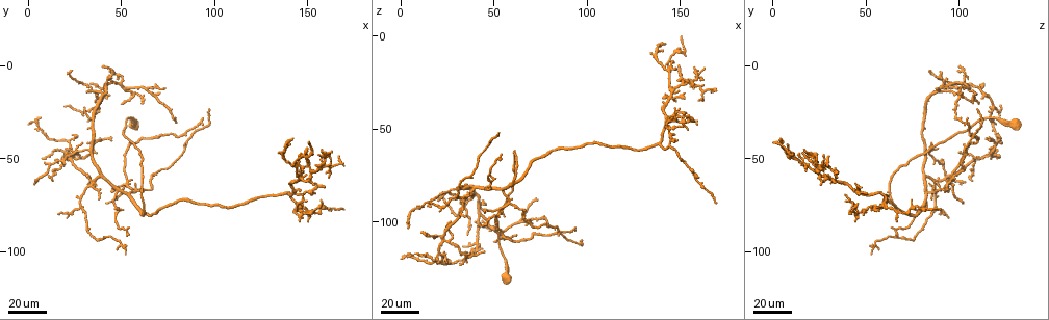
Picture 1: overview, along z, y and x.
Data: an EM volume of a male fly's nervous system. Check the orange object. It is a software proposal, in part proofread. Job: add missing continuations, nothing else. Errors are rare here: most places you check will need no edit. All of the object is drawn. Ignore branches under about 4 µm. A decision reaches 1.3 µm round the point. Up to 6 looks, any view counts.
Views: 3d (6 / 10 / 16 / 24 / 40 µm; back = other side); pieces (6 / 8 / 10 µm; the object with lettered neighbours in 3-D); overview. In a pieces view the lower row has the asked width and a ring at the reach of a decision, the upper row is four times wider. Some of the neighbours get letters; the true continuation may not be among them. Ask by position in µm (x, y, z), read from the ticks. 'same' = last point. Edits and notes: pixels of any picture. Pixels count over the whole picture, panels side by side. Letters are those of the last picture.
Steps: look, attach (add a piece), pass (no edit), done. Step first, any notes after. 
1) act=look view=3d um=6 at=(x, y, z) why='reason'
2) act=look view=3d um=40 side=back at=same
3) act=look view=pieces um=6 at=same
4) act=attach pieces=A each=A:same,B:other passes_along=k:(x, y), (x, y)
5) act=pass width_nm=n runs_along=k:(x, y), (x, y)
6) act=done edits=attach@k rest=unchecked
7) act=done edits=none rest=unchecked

act=look view=3d um=24 at=(17, 81, 89) why='branch stops here'

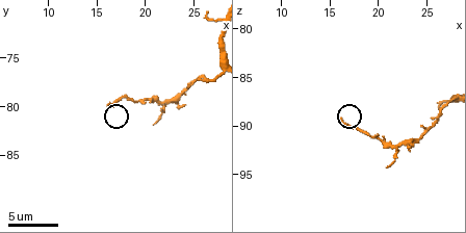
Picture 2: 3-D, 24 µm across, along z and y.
act=look view=pieces um=6 at=(16.2, 79.8, 89.2) why='what lies round it'

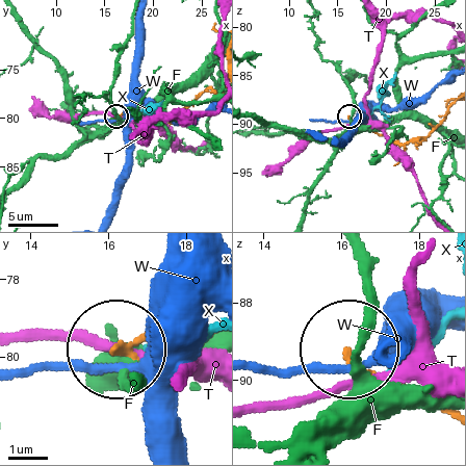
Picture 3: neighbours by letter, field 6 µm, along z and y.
act=pass each=F:other,T:other,W:other,X:other runs_along=3:(441, 411), (371, 374), (352, 347) found='none of them fits'

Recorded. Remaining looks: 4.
act=look view=3d um=40 at=(53, 90, 65) why='end of a long branch'

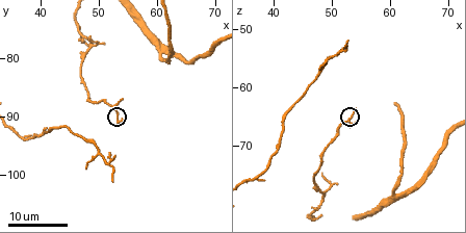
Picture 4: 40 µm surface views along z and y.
act=look view=3d um=6 at=(54.0, 90.5, 65.5)

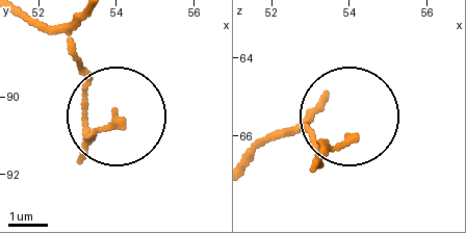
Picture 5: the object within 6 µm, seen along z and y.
act=look view=pieces um=8 at=(54.00, 90.60, 66.10)

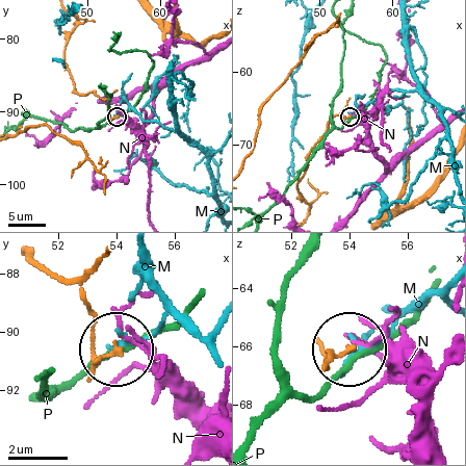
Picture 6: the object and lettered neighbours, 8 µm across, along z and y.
act=pass each=M:other,N:other,P:other runs_along=6:(298, 186), (328, 123), (347, 117) found='no lettered piece goes on from it'

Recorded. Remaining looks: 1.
act=done edits=none rest=unchecked

